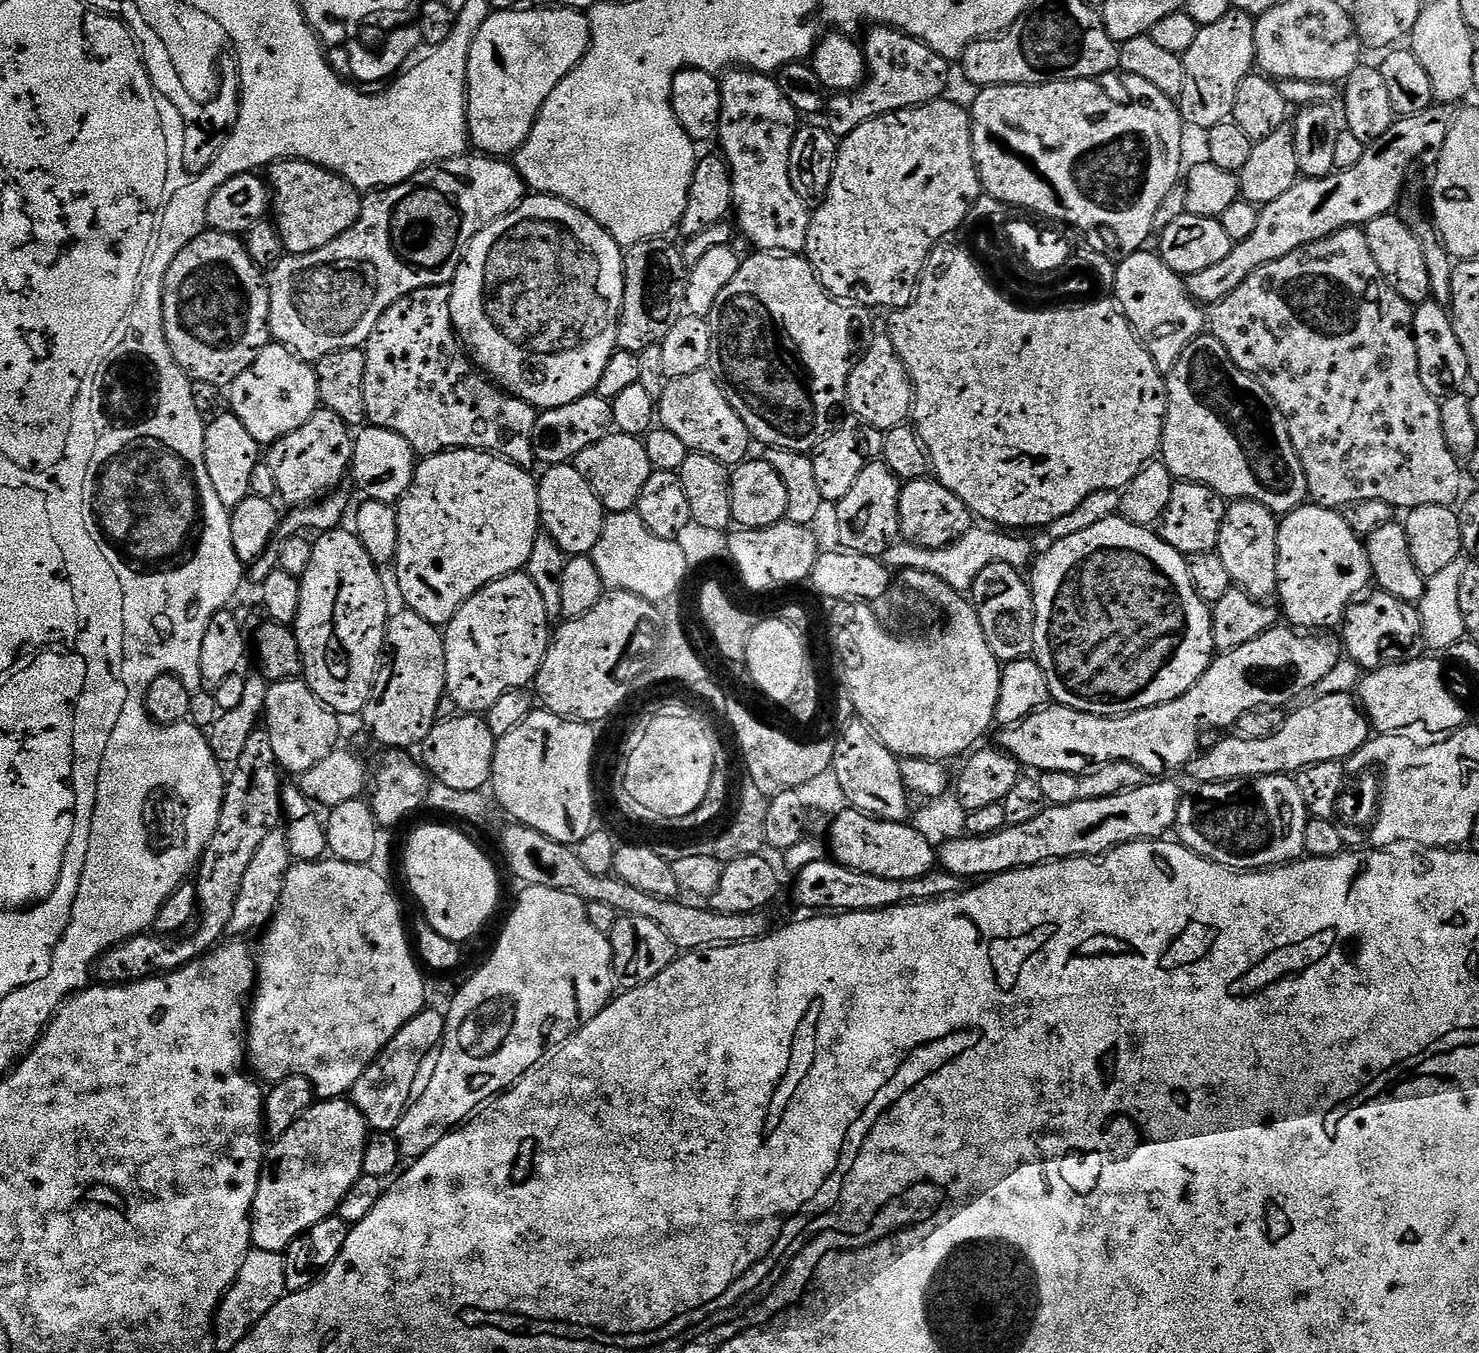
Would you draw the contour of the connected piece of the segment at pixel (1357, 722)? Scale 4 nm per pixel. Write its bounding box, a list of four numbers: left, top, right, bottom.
[1186,692,1370,785]

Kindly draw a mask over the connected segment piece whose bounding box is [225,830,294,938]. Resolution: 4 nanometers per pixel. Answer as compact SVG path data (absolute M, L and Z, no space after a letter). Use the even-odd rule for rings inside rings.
M274 830L266 834L266 839L262 841L262 846L258 846L258 851L255 852L254 858L251 859L244 873L240 892L234 902L232 916L225 929L229 937L242 938L244 937L242 935L250 931L259 933L267 929L272 923L272 915L276 912L278 902L282 898L286 874L293 863L294 857L288 845L287 831Z

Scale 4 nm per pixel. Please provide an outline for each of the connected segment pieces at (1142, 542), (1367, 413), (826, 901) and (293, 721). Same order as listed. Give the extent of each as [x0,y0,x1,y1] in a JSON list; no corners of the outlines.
[[1030,514,1216,716],[1210,227,1462,510],[792,858,965,914],[262,679,341,773]]

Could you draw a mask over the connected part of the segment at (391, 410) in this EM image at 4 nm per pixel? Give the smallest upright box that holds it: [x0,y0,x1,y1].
[362,284,537,469]

